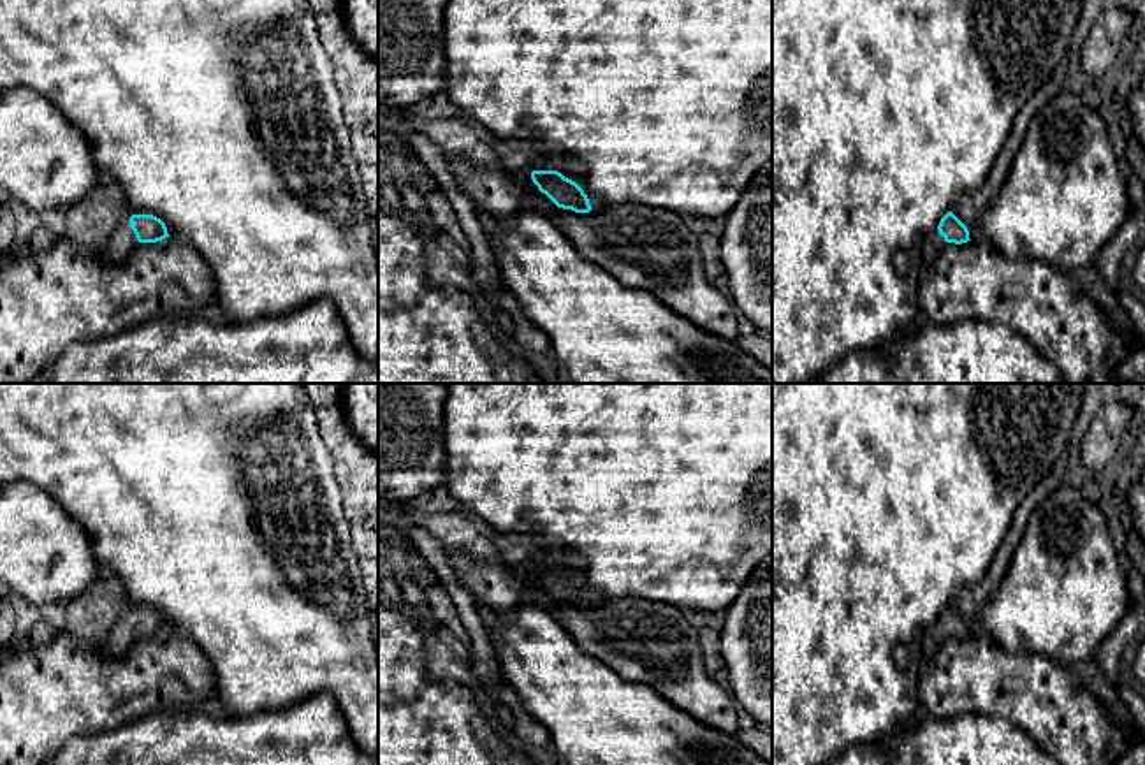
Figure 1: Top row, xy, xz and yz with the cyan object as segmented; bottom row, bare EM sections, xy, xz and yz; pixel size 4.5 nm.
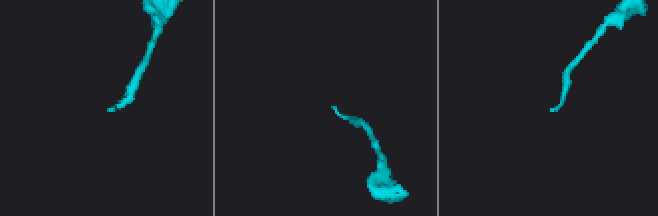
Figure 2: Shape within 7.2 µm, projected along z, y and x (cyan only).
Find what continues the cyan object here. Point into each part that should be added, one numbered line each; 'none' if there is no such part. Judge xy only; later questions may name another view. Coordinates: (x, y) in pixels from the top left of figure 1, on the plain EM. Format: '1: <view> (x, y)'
1: xy (122, 635)

